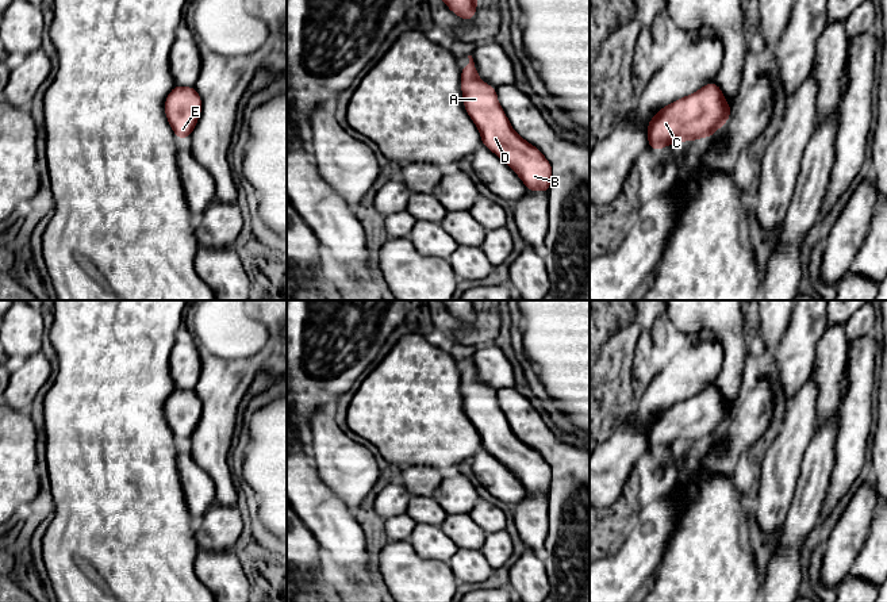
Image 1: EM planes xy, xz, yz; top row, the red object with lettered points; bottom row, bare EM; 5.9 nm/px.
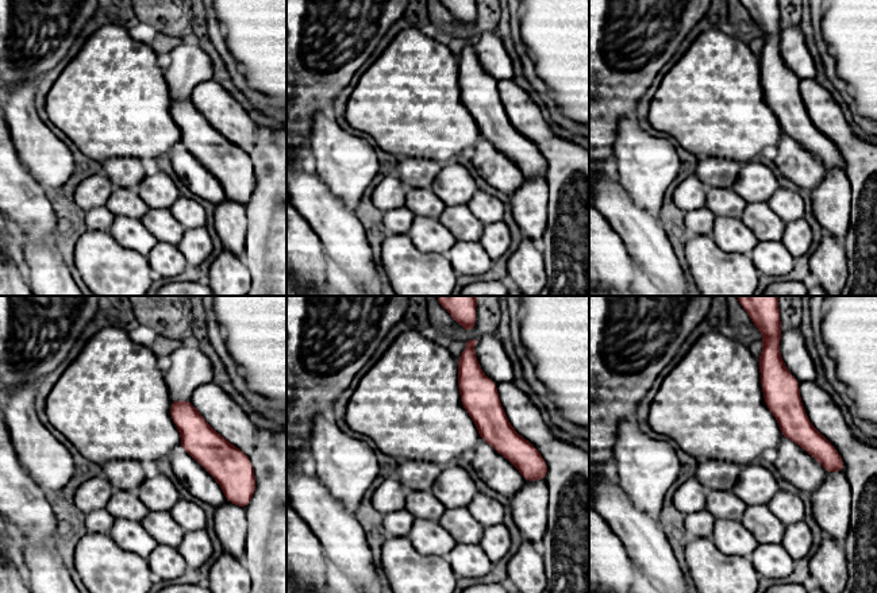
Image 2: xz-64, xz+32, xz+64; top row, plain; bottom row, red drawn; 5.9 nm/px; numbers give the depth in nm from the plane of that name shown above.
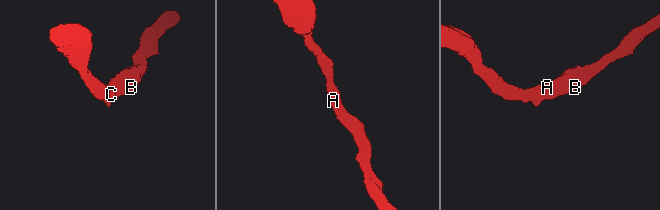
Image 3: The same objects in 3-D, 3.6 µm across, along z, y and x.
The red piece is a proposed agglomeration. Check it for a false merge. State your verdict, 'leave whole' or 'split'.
leave whole

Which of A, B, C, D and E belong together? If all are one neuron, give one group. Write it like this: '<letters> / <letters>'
A B C D E

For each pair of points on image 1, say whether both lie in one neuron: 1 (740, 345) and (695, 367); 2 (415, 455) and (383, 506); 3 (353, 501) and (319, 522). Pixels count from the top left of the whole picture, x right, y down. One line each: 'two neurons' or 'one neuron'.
1: two neurons
2: two neurons
3: two neurons

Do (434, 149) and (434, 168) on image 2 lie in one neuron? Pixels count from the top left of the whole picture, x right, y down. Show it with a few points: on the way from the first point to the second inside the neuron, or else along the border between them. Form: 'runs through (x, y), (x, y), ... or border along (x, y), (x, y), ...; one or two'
border along (403, 157), (431, 158), (439, 164); two

